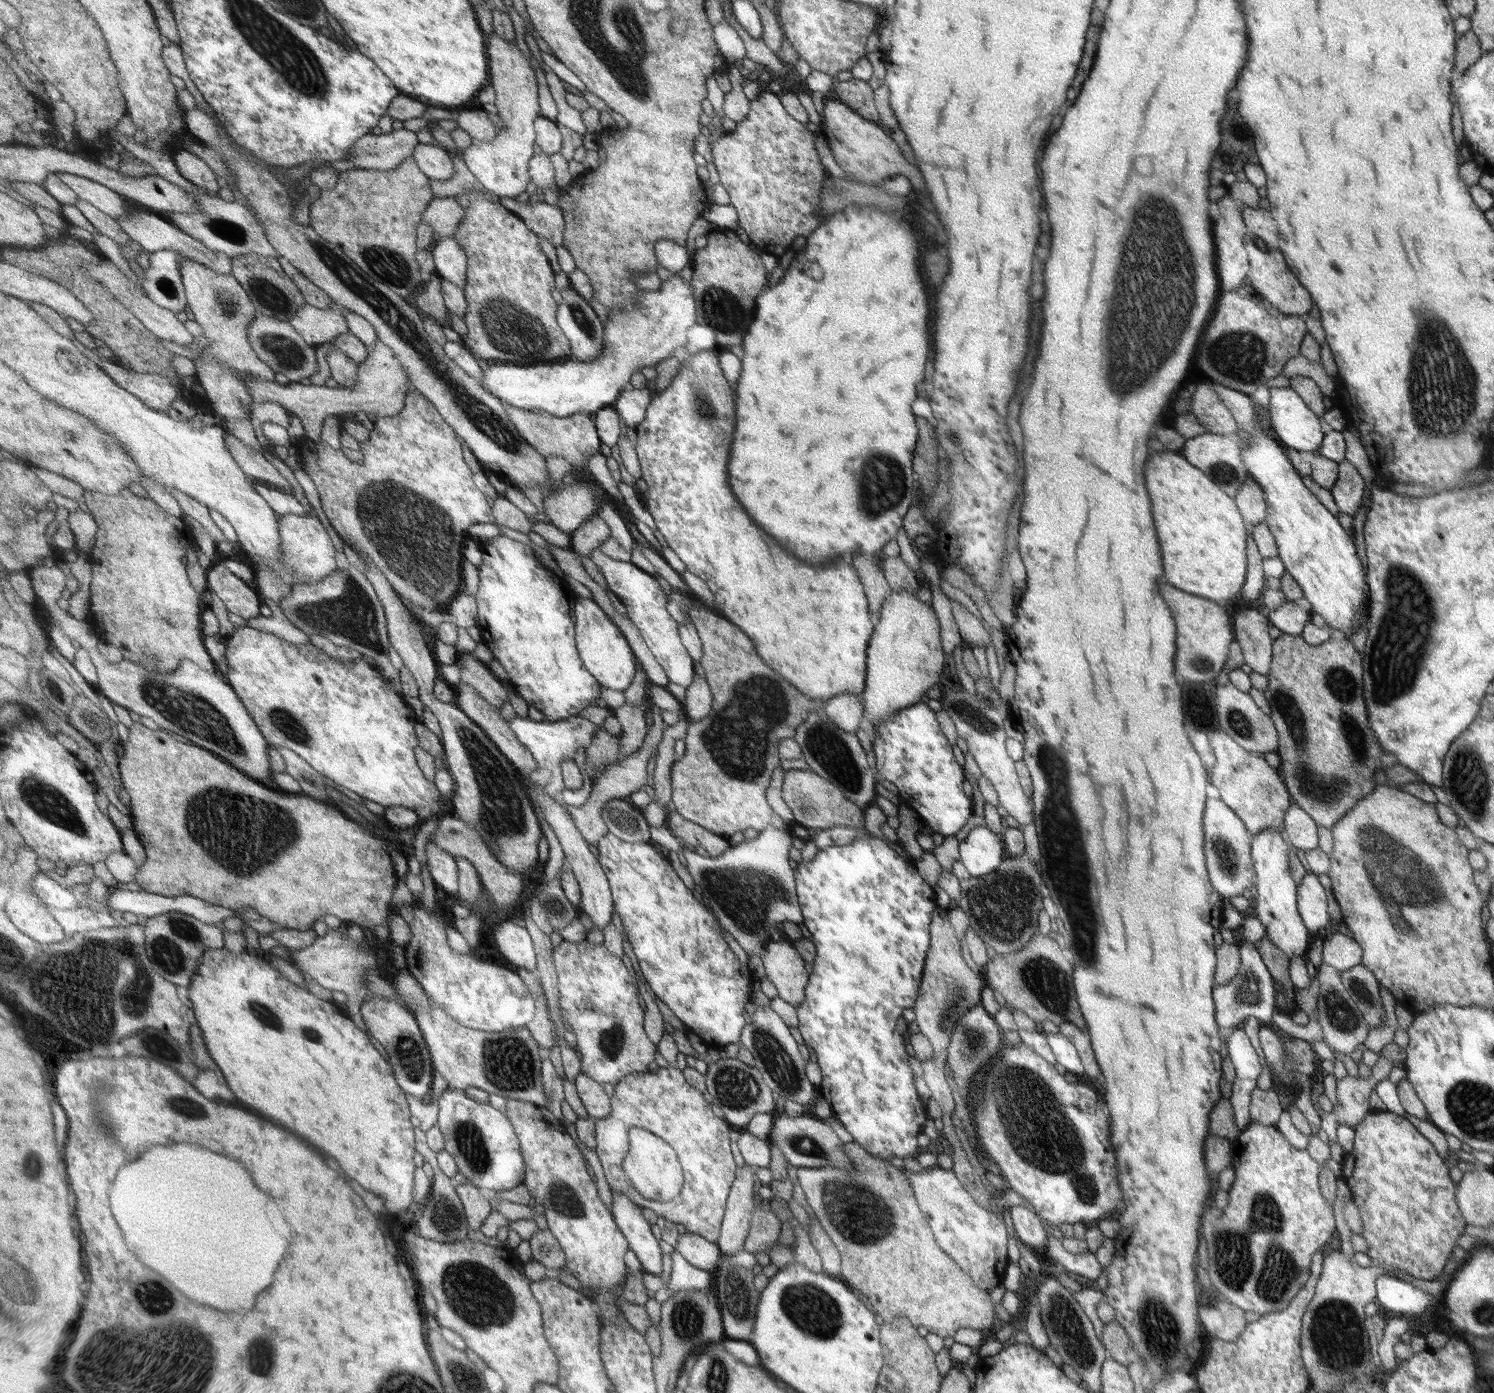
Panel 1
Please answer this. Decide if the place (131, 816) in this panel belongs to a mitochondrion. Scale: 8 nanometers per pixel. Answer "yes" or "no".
no

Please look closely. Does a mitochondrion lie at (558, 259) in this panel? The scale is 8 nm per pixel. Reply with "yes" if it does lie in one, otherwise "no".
no

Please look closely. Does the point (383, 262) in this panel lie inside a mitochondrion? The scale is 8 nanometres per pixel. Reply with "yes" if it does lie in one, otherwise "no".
yes

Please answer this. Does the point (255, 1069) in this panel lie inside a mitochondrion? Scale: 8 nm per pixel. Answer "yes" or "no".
no

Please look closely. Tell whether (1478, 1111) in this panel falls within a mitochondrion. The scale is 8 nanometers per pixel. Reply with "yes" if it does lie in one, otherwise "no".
yes

